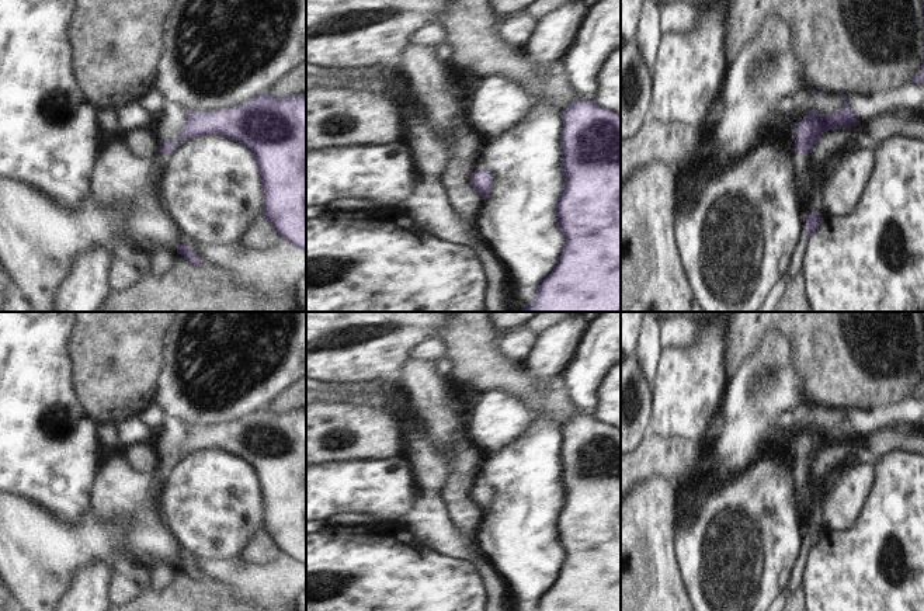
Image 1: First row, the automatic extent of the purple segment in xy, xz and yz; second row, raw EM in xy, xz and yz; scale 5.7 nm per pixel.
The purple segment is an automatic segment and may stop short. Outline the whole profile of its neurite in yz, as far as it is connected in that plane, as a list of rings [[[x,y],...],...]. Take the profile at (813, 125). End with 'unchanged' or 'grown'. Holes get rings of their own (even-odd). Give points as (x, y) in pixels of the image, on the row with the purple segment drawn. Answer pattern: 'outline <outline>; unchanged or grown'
outline [[[848,101],[833,114],[819,114],[816,111],[806,112],[798,124],[798,136],[795,149],[791,152],[795,167],[795,178],[802,187],[812,181],[812,160],[810,153],[814,149],[819,138],[827,132],[841,128],[852,128],[859,125]]]; grown

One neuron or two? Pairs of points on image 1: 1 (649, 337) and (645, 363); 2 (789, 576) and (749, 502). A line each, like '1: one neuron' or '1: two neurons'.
1: one neuron
2: two neurons

